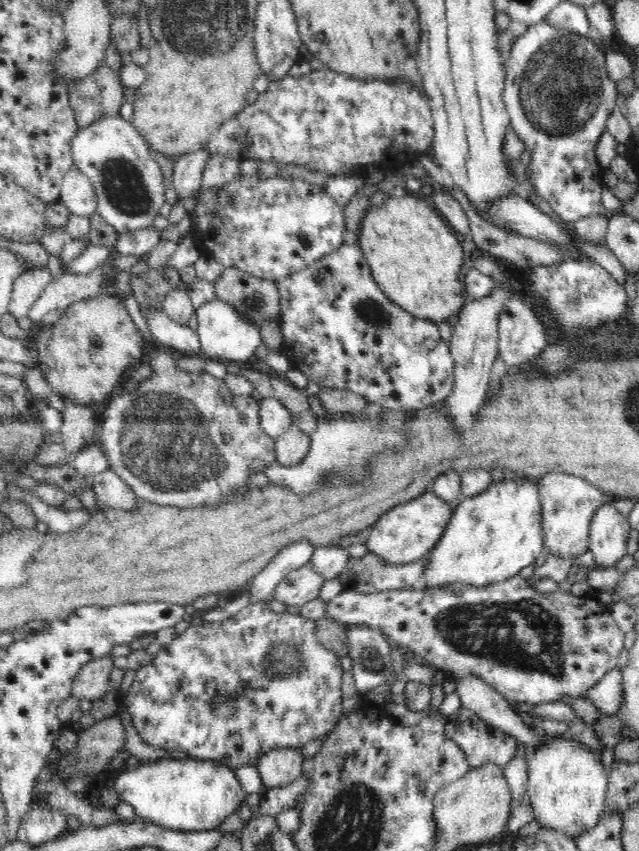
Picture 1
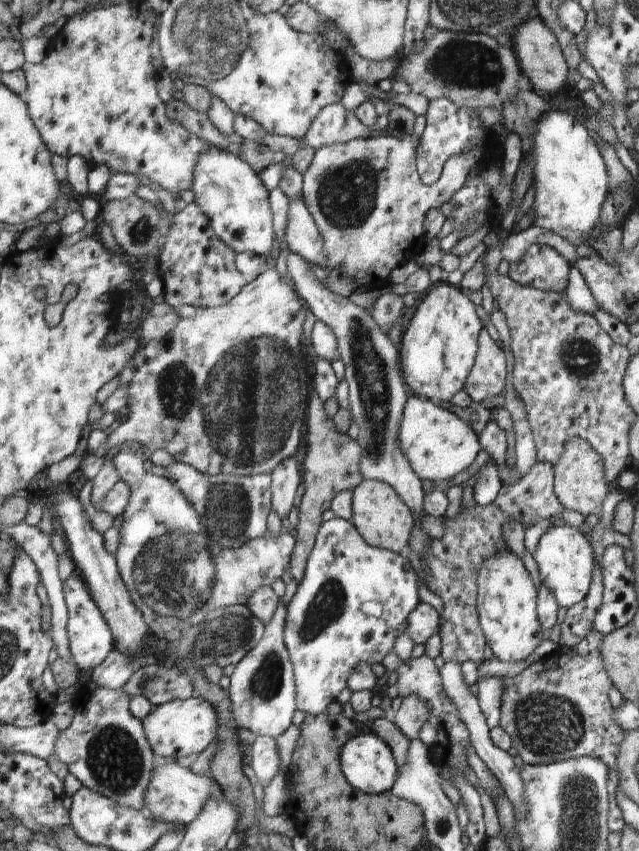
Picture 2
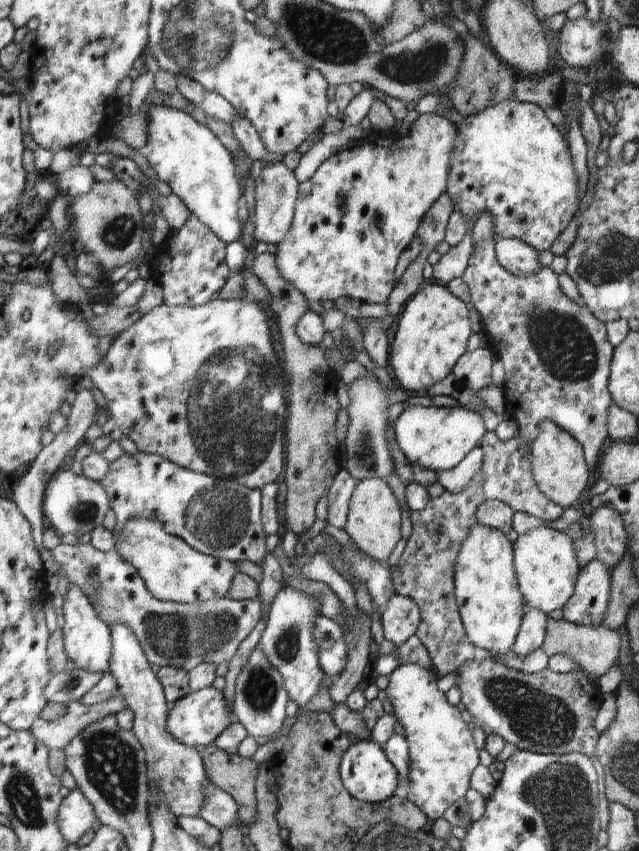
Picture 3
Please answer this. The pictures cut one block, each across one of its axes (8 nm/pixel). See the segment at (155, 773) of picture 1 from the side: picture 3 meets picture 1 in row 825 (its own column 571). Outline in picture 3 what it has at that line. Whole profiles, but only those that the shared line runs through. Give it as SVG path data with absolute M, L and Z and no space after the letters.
M512 98L484 108L478 114L466 116L463 122L455 125L458 136L450 154L446 194L450 195L454 210L466 218L466 230L484 212L488 212L498 237L520 239L539 252L550 250L579 208L578 176L559 127L552 124L536 104L518 102Z

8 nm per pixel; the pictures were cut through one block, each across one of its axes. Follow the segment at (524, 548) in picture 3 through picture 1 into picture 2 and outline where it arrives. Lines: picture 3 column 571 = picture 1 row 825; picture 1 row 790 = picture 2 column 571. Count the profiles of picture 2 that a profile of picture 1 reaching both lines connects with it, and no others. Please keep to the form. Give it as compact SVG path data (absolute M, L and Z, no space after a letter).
M568 525L552 526L540 538L536 548L533 557L538 565L540 580L543 586L551 592L558 606L569 609L584 600L592 580L594 553L583 532Z

